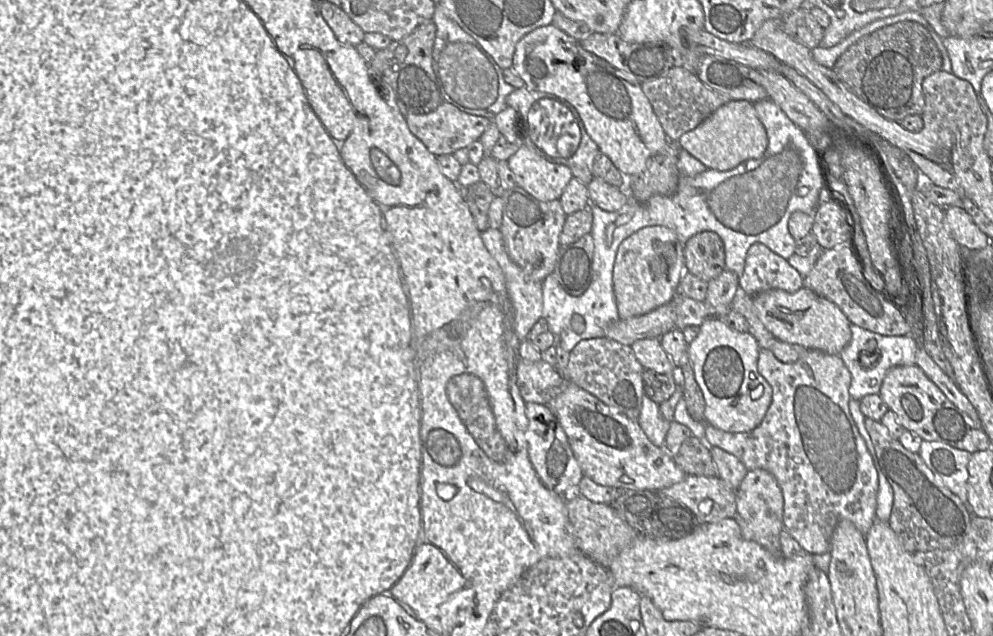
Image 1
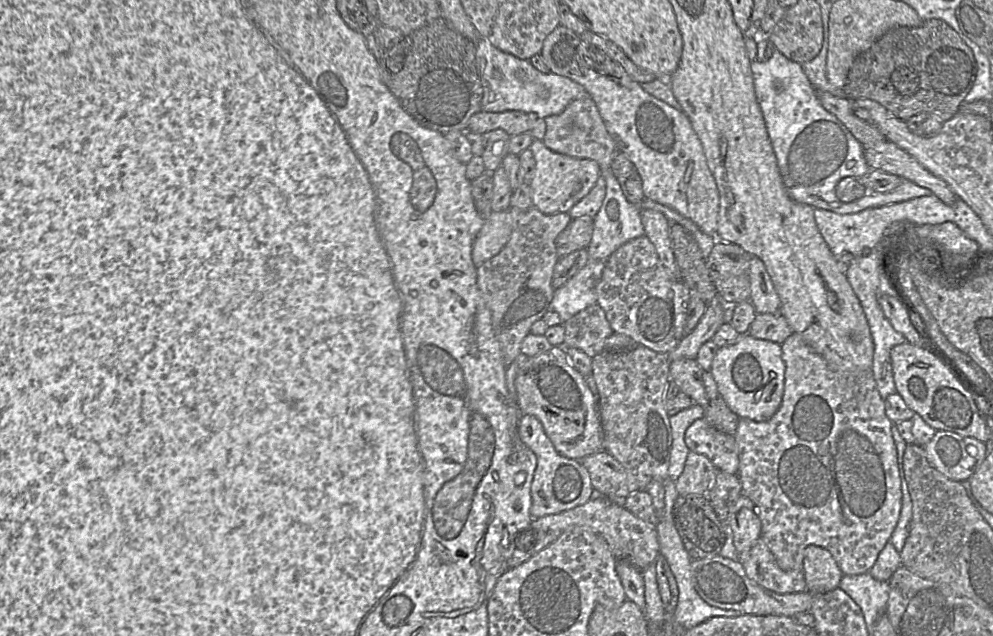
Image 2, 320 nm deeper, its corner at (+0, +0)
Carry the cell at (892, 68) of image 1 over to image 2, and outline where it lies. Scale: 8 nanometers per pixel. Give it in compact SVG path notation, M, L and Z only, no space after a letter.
M940 19L923 21L917 27L895 27L878 38L869 49L854 60L844 85L844 97L849 100L874 100L897 118L907 121L920 113L929 113L942 121L951 119L974 85L977 63L972 50L958 33Z

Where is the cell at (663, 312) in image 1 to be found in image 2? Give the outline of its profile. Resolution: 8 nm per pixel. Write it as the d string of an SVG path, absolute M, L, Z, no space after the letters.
M598 303L580 311L562 325L565 329L563 347L576 348L591 358L605 351L606 340L614 333Z

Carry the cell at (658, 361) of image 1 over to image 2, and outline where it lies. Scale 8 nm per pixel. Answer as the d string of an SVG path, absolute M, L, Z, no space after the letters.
M681 358L669 363L669 377L687 394L694 403L705 407L710 399L703 385L704 370L692 358Z

